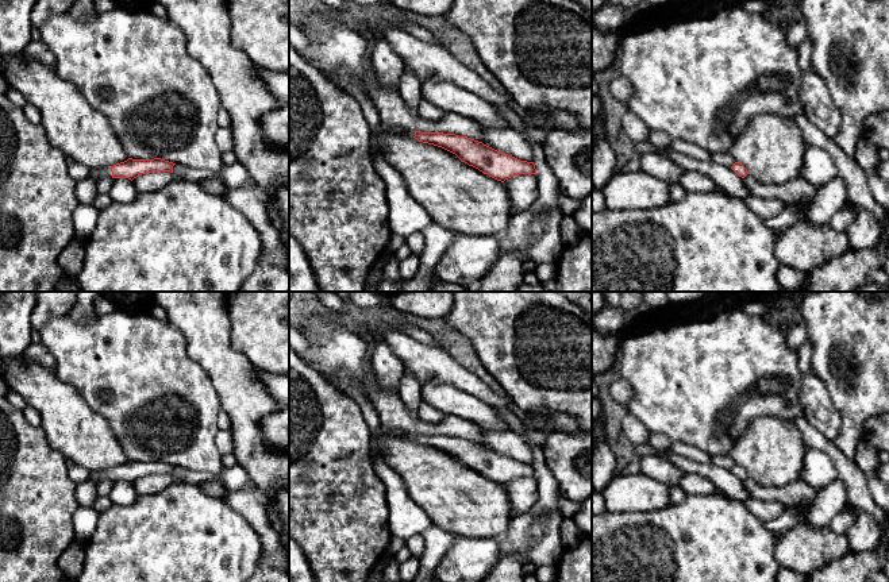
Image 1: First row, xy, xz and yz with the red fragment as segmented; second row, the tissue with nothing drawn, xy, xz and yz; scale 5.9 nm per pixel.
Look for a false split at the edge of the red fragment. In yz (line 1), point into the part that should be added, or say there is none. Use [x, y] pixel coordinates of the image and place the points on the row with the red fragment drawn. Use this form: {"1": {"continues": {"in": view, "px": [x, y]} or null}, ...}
{"1": {"continues": null}}

